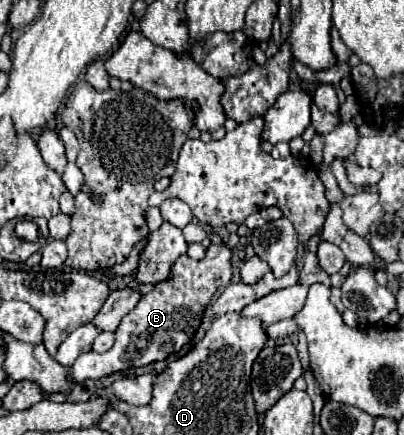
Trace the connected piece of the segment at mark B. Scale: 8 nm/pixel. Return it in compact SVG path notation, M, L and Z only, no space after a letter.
M212 244L206 250L204 260L192 260L188 254L180 256L176 264L172 266L172 276L168 280L156 284L142 300L136 304L136 308L126 314L118 326L116 342L108 352L86 352L82 354L74 366L70 368L70 378L74 382L82 382L86 378L98 380L104 376L110 376L118 370L126 370L130 366L146 366L150 362L158 362L168 358L170 354L178 352L196 332L196 328L202 322L206 306L212 302L214 294L230 284L232 268L230 268L232 250L224 244Z

